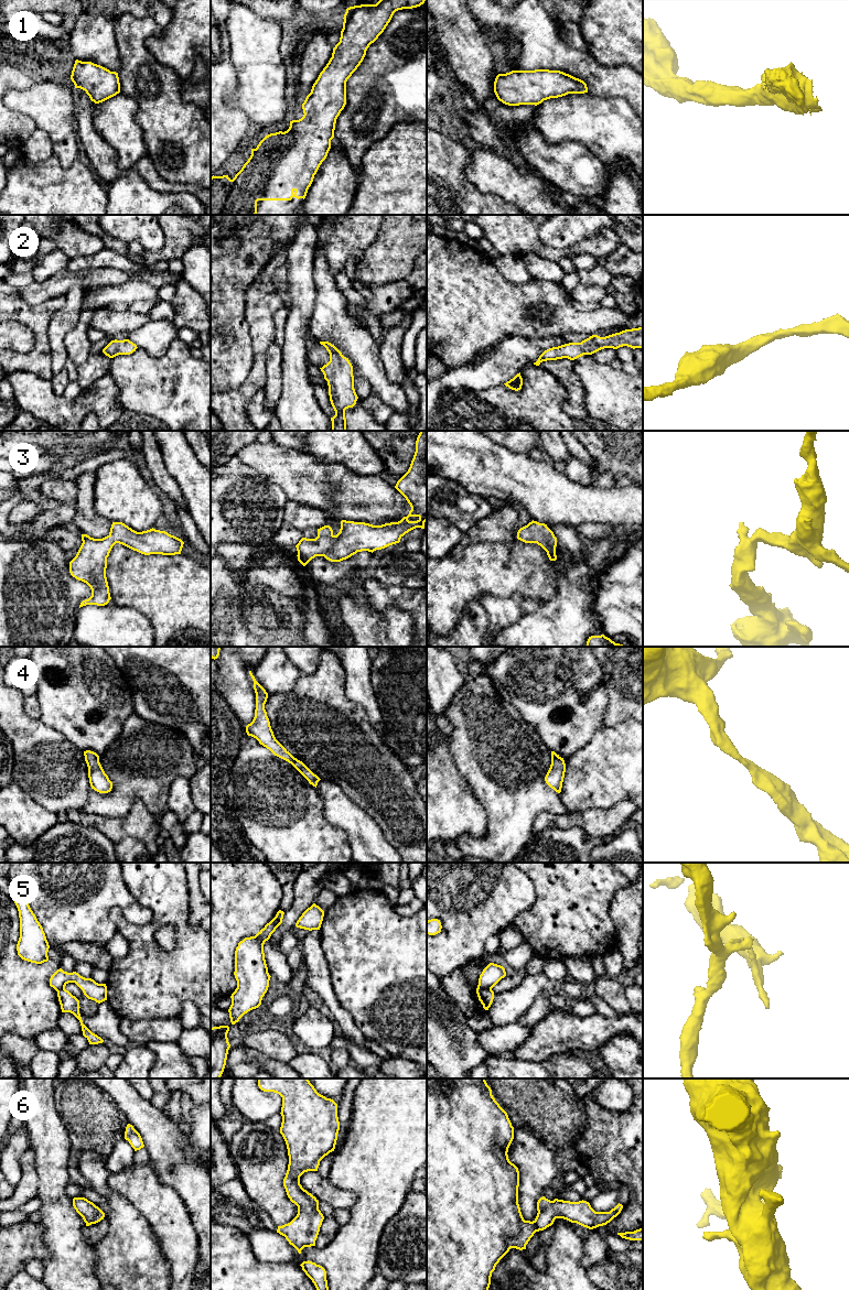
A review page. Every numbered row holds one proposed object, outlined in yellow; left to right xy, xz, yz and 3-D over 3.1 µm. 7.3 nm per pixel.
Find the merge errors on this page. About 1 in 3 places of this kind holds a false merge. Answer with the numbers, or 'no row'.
5

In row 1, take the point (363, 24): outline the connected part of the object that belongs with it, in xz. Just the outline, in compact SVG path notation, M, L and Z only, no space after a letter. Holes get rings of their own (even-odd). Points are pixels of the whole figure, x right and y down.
M379 0L376 4L361 4L361 6L354 6L346 9L346 12L344 14L344 22L343 22L343 29L341 31L341 37L340 42L335 45L333 48L332 57L330 58L326 66L323 68L323 71L320 73L318 79L312 86L311 93L307 96L304 102L302 104L303 109L303 117L299 120L292 120L290 121L290 127L287 131L282 132L276 132L270 133L266 135L257 145L256 149L251 149L251 155L248 159L248 161L244 164L241 170L235 175L233 180L228 177L228 175L223 176L212 176L211 177L211 215L256 215L257 214L257 202L258 200L291 200L293 197L295 198L305 198L309 187L311 186L314 175L316 174L320 165L322 162L326 159L327 153L331 149L331 140L334 138L334 130L335 130L335 123L336 119L340 116L341 111L344 109L346 105L346 82L352 76L352 74L357 69L357 67L363 62L366 51L369 47L372 43L374 43L378 36L384 32L388 23L390 22L394 13L398 10L402 9L412 9L420 7L424 3L426 0Z

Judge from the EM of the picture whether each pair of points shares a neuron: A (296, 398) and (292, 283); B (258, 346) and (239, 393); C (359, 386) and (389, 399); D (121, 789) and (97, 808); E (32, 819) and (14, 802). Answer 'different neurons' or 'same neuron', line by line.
A: same neuron
B: same neuron
C: different neurons
D: same neuron
E: same neuron

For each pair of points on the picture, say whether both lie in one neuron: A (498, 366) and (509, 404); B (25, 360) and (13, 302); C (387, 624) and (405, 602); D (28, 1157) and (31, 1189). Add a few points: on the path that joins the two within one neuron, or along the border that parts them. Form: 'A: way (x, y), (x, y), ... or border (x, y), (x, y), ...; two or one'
A: border (503, 383), (477, 390); two
B: way (40, 347), (40, 326), (29, 315); one
C: border (374, 607), (406, 610), (415, 630); two
D: way (28, 1164), (31, 1181); one

